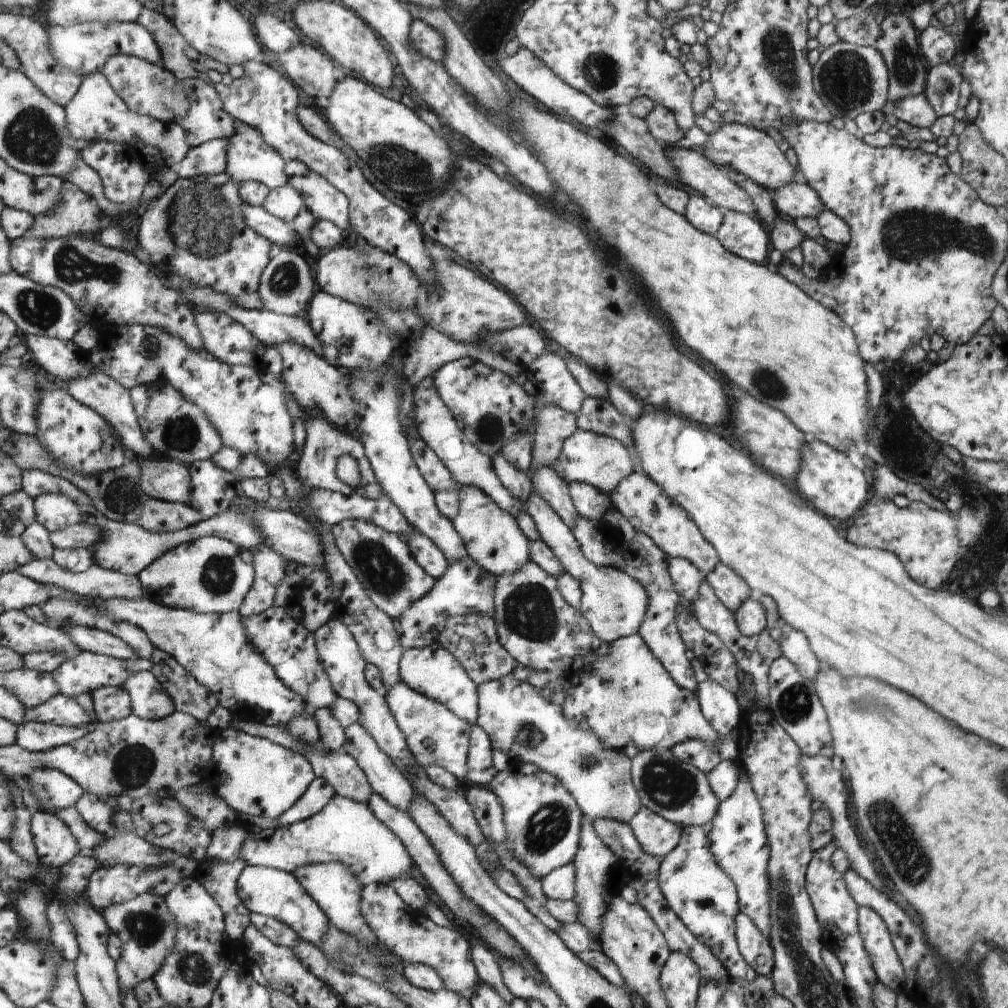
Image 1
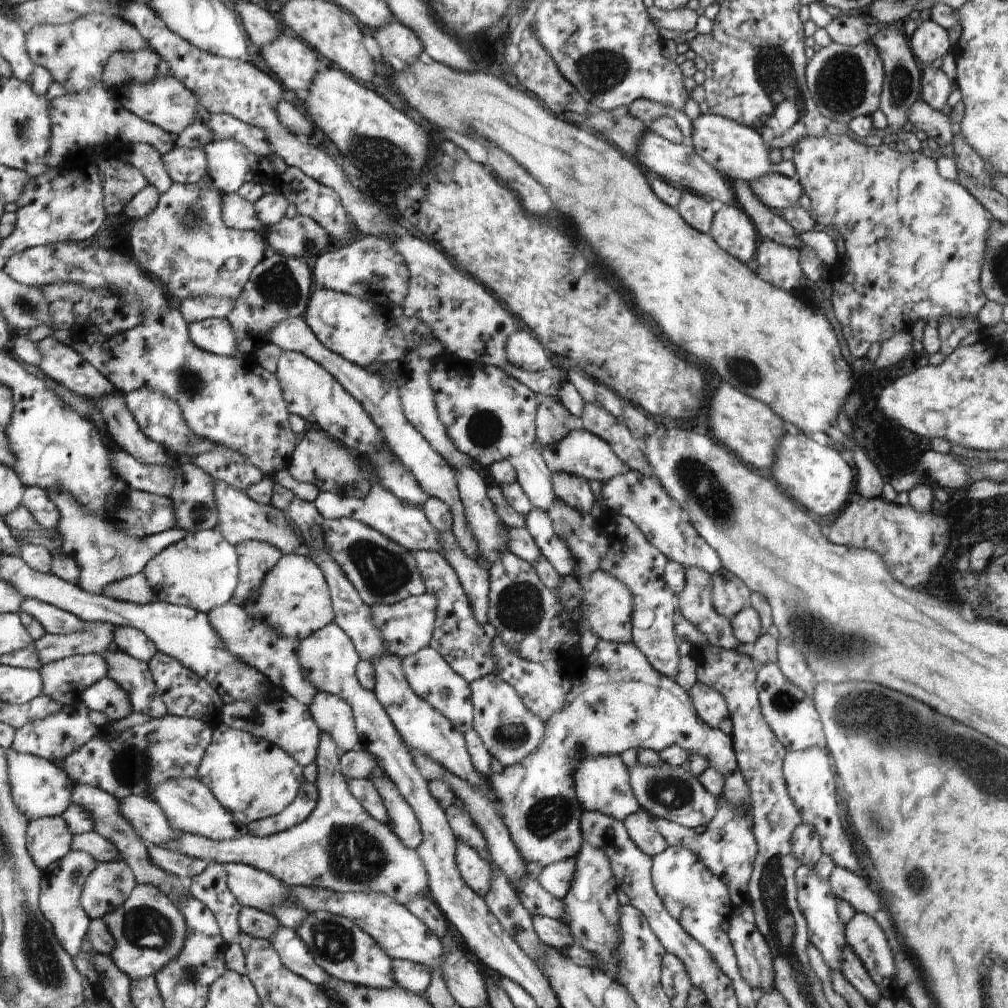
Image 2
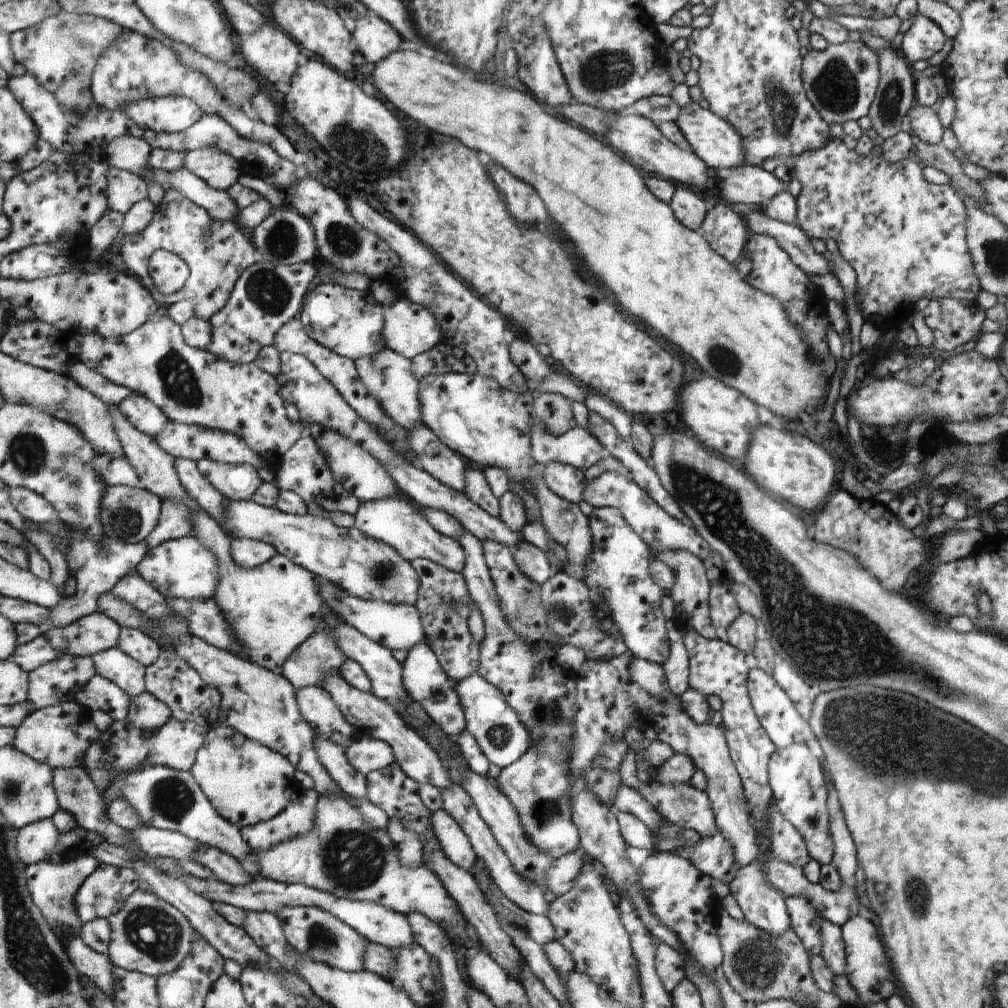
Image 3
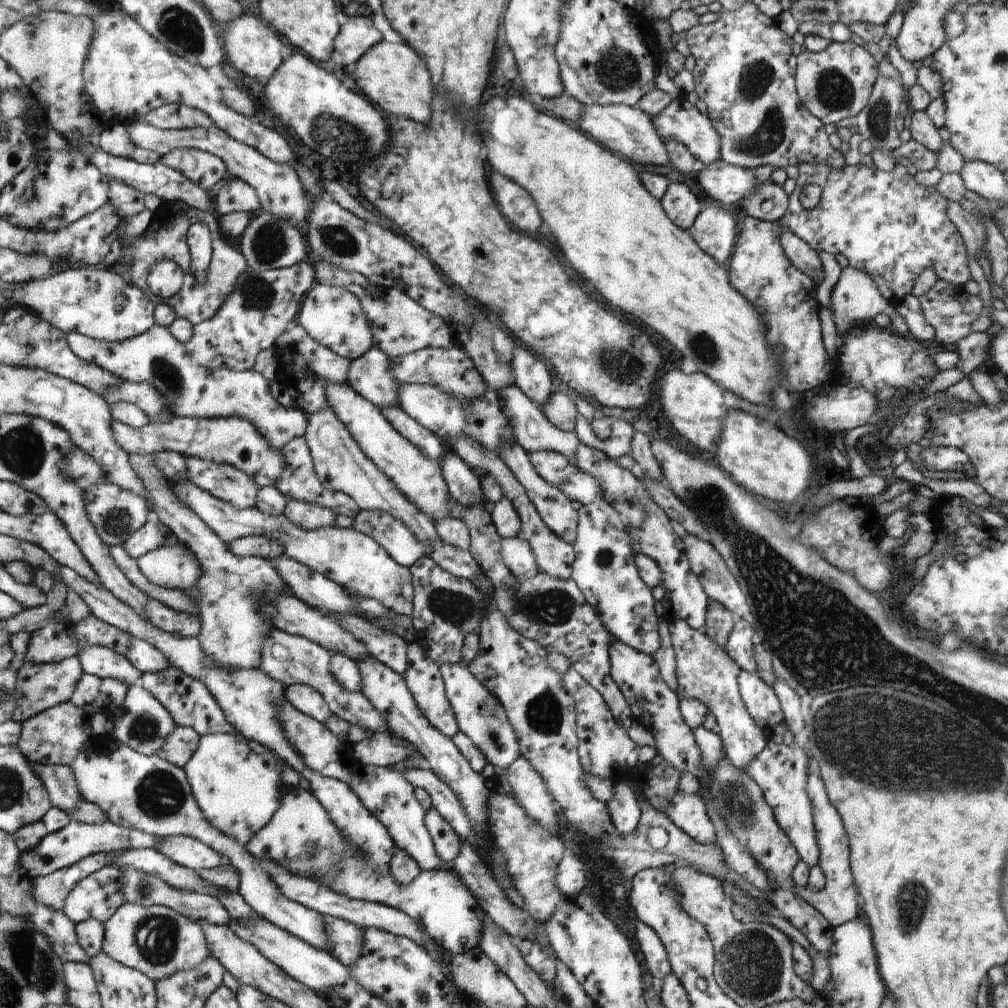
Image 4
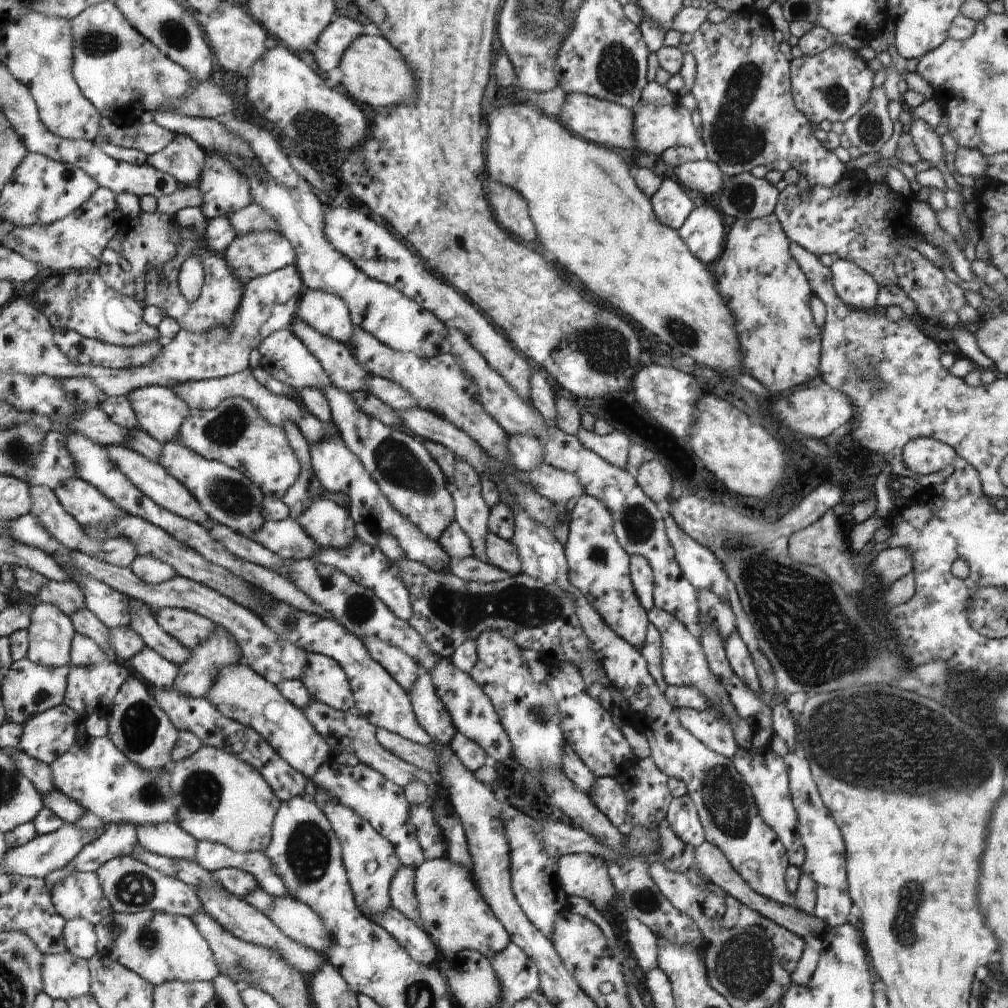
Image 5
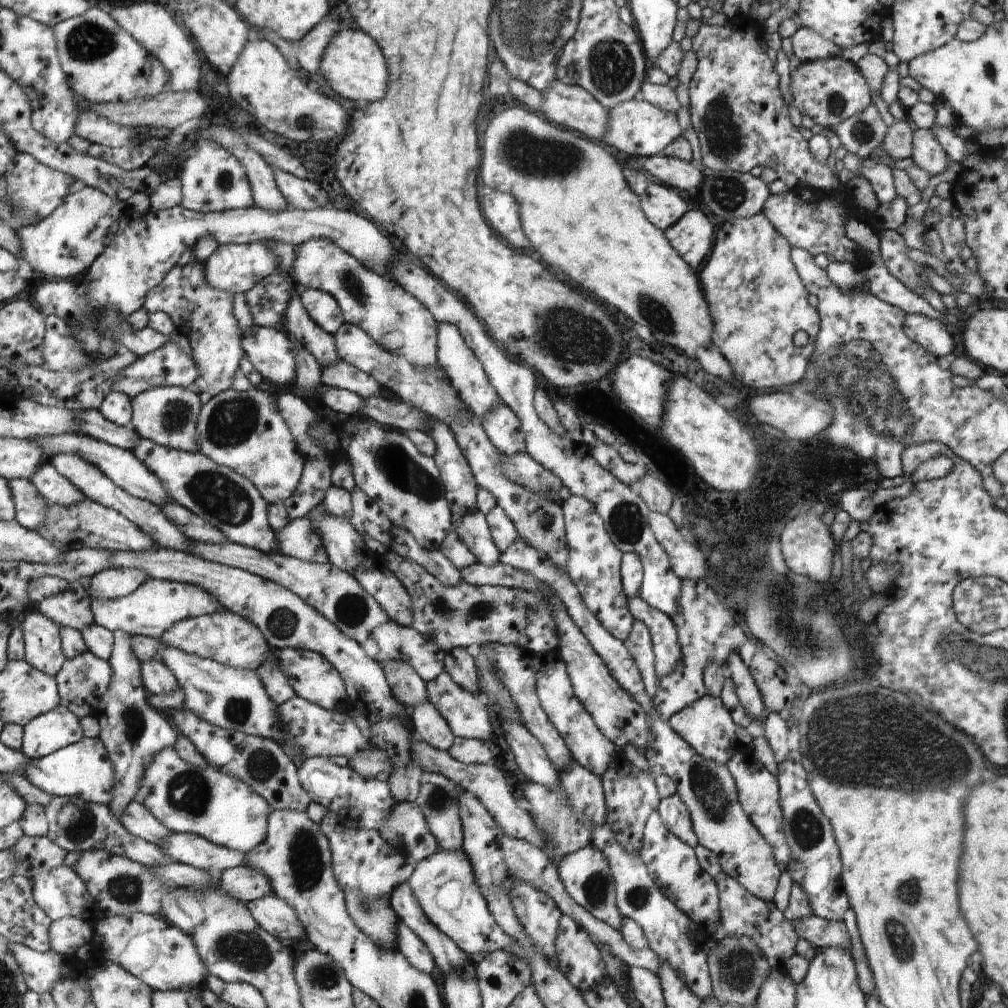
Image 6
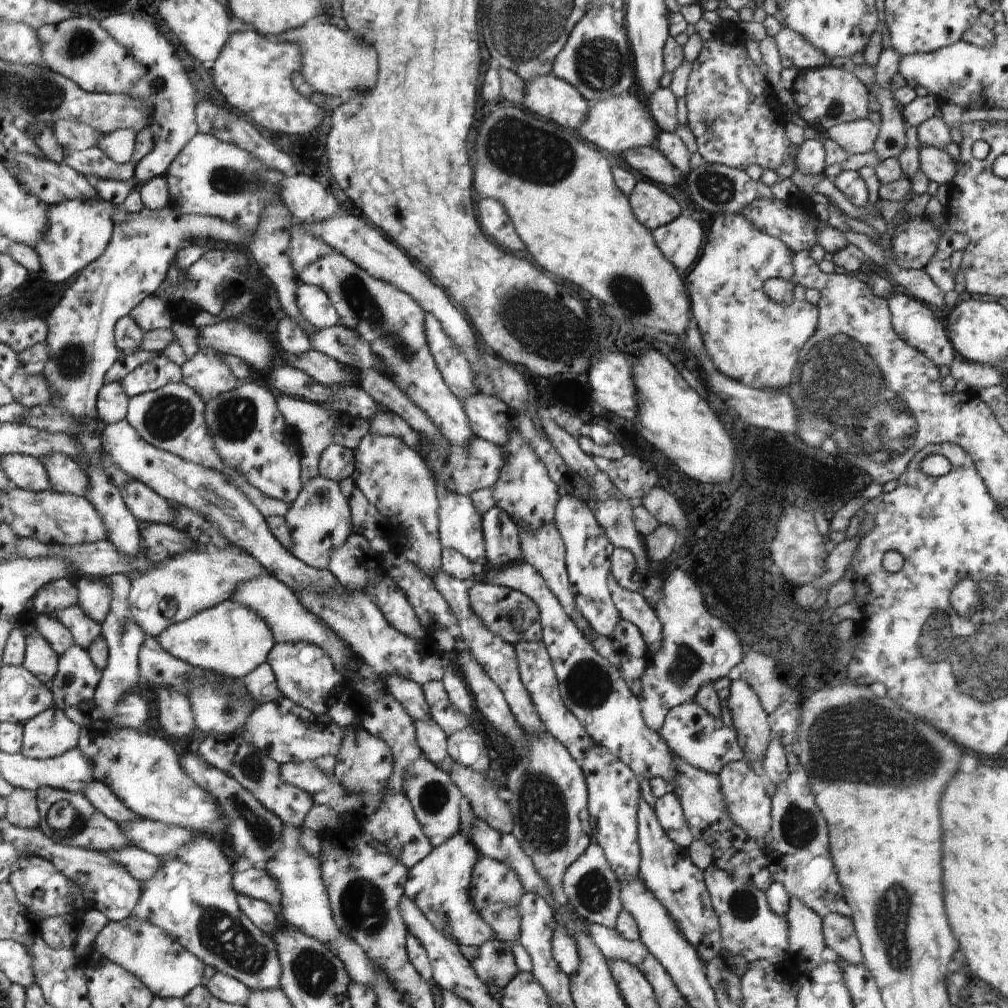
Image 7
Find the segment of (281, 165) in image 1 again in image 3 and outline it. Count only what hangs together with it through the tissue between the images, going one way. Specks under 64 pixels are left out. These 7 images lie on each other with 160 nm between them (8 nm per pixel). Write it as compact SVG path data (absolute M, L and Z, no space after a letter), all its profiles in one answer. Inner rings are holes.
M208 147L188 151L185 167L217 191L230 189L242 174L240 162L232 155Z

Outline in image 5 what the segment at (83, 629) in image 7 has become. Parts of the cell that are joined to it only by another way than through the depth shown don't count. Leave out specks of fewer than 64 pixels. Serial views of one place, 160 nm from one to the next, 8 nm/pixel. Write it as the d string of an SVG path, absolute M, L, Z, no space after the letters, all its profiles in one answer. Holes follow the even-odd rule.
M70 578L66 582L47 579L46 584L38 588L36 596L45 604L58 606L58 610L66 615L85 608L85 596L78 588L78 584Z

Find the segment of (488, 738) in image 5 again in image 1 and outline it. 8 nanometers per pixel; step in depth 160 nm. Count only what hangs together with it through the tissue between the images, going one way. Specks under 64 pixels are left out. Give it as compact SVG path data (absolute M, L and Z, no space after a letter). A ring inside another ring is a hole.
M511 674L477 685L478 716L476 724L490 737L493 748L498 748L512 761L539 766L553 774L566 787L578 803L584 816L589 819L612 819L629 823L640 810L641 800L631 777L631 760L622 750L602 746L592 734L570 726L560 710L540 698L538 691L528 683L522 683Z

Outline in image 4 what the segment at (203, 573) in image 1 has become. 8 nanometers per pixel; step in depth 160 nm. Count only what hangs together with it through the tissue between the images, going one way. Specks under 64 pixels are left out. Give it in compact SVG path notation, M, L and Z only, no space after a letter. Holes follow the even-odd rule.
M168 543L136 559L138 569L150 582L168 589L190 590L200 580L203 569L188 548L181 543Z

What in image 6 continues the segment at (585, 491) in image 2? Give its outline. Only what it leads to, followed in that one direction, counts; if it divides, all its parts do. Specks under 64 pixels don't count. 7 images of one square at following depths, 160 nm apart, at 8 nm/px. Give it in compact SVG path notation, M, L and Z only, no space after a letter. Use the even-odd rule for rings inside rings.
M502 403L494 406L480 420L482 429L501 455L514 456L518 452L527 452L520 420L507 405Z

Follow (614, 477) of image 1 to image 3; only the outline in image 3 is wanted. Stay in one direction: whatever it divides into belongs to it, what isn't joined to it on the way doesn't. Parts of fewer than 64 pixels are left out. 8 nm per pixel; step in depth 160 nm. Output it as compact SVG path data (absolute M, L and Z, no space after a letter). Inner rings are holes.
M532 420L532 424L529 426L529 435L532 458L536 463L544 466L549 462L559 462L586 471L592 464L601 459L602 454L606 454L605 448L589 429L583 429L578 426L567 430L564 434L555 435L546 432Z

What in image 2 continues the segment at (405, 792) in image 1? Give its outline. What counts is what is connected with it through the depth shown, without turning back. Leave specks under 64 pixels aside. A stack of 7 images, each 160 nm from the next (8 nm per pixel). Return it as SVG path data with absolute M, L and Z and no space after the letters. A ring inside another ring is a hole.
M379 769L371 776L373 785L382 797L387 810L387 824L409 849L416 849L422 842L423 832L412 807L398 792L396 785Z

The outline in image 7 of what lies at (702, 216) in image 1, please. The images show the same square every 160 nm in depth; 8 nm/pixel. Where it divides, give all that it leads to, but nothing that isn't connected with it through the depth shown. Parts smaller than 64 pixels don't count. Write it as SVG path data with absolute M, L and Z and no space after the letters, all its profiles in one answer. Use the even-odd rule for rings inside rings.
M640 180L629 197L630 206L638 221L650 231L669 224L681 215L681 207L672 196L654 184Z

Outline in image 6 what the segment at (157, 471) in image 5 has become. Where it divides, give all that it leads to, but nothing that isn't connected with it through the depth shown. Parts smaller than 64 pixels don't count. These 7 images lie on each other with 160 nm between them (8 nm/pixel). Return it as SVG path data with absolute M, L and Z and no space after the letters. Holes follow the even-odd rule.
M56 434L56 436L44 436L44 438L34 438L38 448L42 450L44 456L48 456L53 460L54 456L58 454L78 454L80 458L88 460L91 464L98 466L110 480L126 490L130 496L140 498L152 502L159 507L164 504L172 504L174 500L168 496L168 490L164 488L164 482L160 482L160 478L156 478L156 474L152 474L148 470L148 466L144 466L144 462L140 462L138 458L130 450L123 450L122 448L111 446L106 442L96 440L88 434Z

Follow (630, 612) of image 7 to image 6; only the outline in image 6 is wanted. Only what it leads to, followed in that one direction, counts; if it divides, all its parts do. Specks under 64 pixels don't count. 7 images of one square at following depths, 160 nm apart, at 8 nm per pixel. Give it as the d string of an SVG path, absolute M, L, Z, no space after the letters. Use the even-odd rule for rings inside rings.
M640 596L628 597L628 610L635 620L640 620L648 626L654 646L656 675L659 680L672 674L676 664L682 660L678 632L672 618L649 606Z

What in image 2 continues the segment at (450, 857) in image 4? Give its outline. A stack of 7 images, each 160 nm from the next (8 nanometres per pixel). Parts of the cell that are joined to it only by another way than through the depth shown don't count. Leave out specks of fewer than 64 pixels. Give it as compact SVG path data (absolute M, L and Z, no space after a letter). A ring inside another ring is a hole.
M457 839L455 861L463 881L483 898L489 889L489 880L493 871L487 860L481 859L479 854L463 840Z

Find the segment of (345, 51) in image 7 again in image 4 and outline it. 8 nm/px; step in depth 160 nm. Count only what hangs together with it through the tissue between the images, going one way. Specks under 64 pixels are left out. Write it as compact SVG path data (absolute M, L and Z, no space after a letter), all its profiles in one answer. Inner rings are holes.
M382 40L356 62L356 70L351 76L354 76L364 96L376 102L386 113L420 124L432 122L432 100L436 98L436 90L431 71L428 70L427 63L407 44Z

